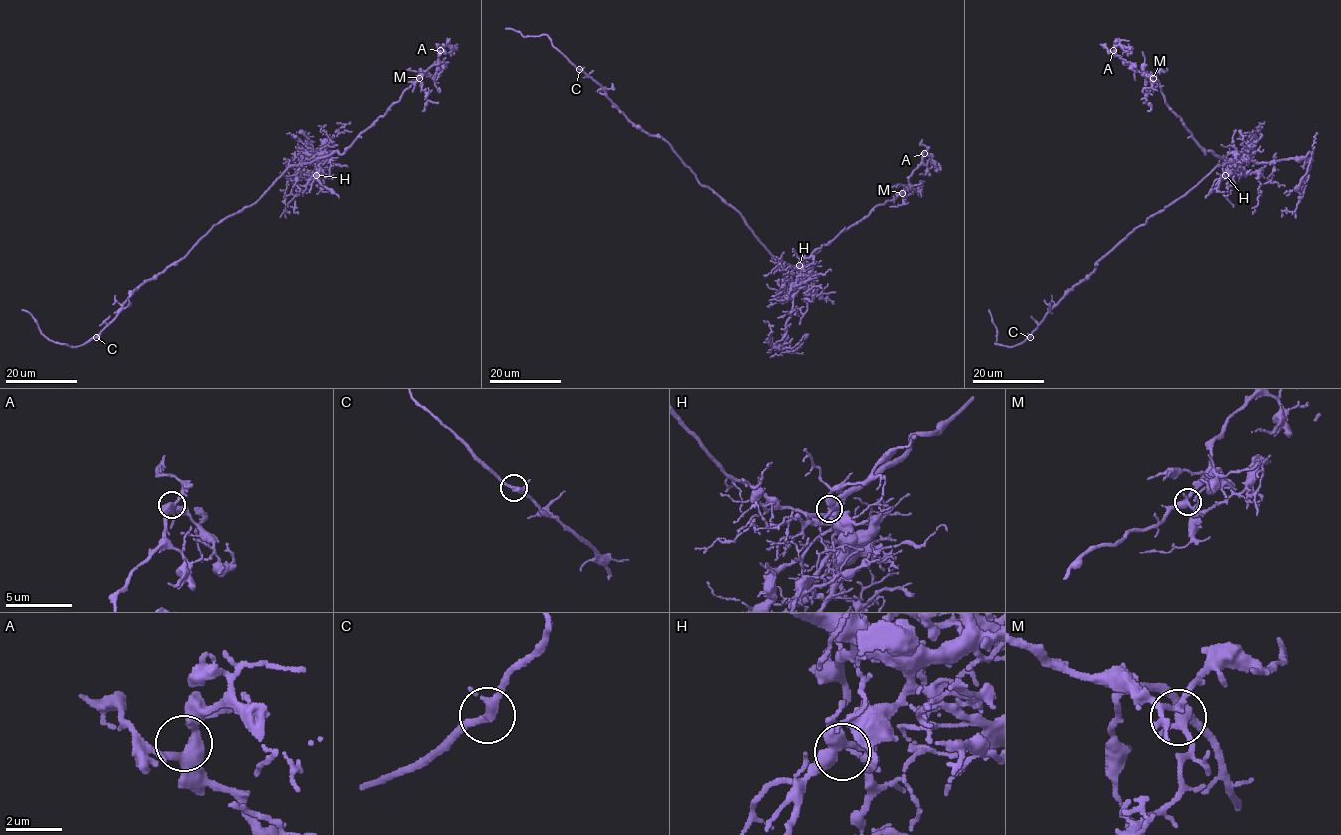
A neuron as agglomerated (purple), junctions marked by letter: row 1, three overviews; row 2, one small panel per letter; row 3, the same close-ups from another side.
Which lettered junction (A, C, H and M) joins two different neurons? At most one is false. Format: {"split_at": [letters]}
{"split_at": []}

